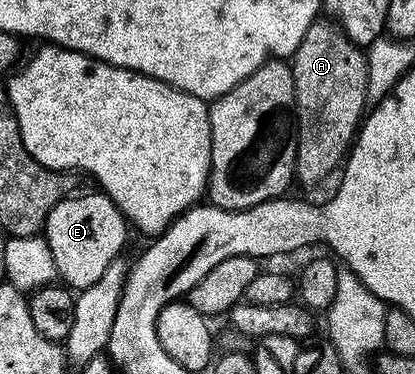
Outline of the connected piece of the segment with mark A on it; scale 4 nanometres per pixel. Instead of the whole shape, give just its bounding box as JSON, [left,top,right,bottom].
[292,20,368,185]

